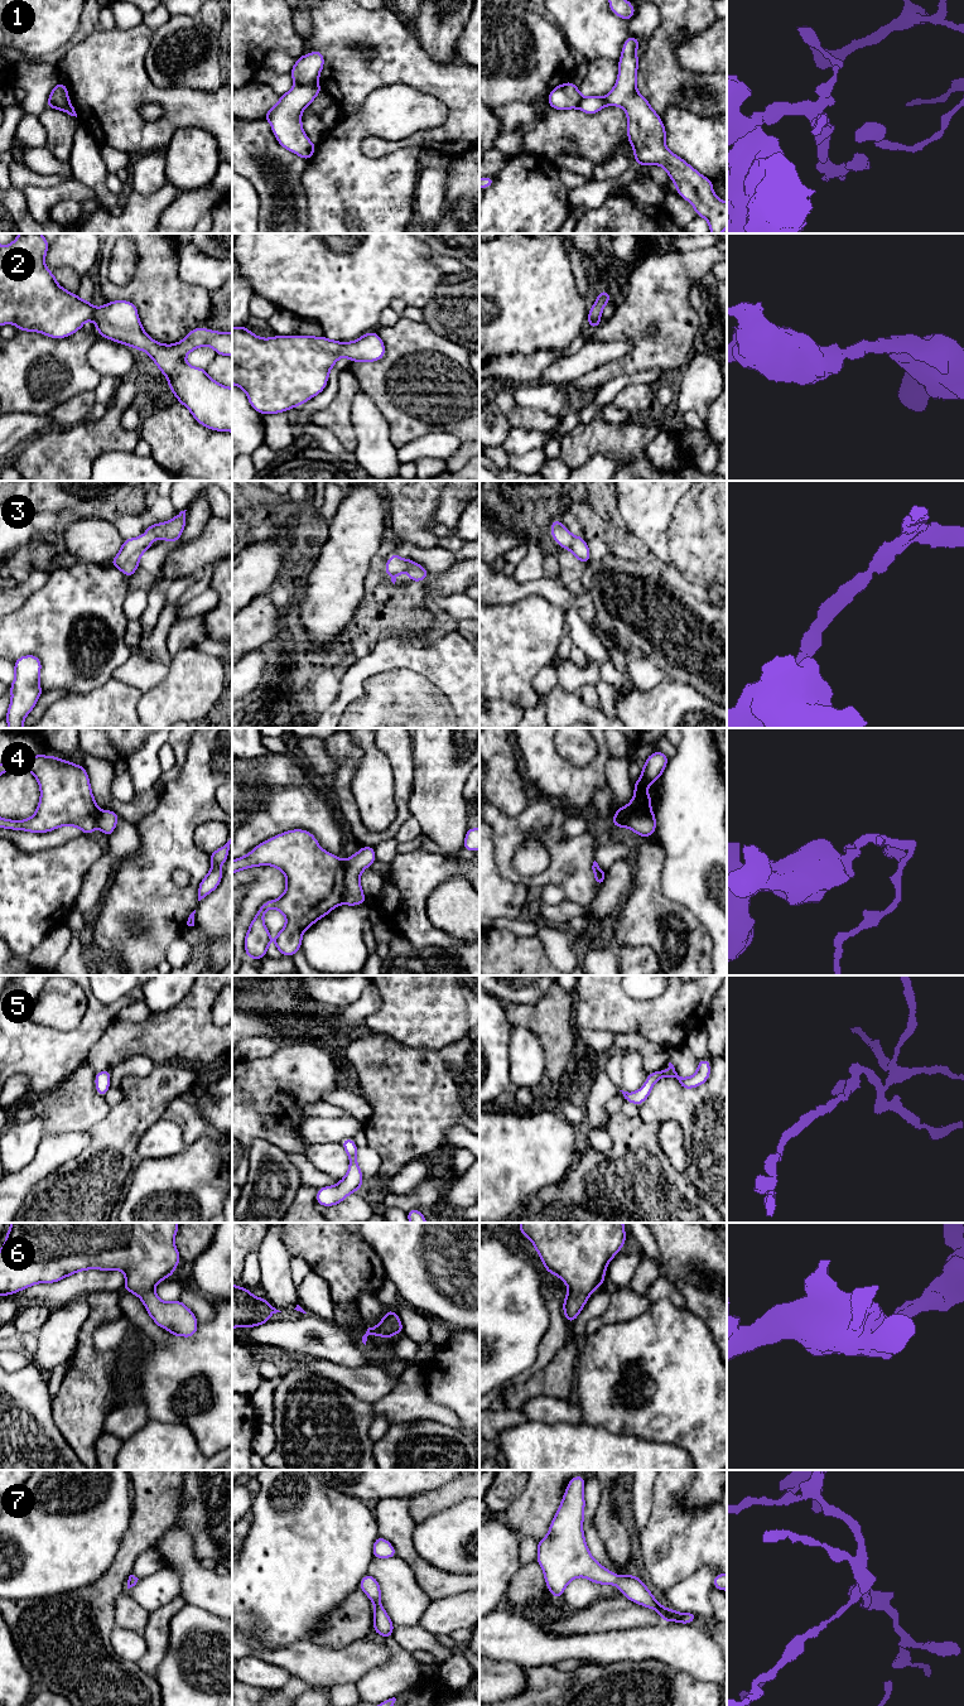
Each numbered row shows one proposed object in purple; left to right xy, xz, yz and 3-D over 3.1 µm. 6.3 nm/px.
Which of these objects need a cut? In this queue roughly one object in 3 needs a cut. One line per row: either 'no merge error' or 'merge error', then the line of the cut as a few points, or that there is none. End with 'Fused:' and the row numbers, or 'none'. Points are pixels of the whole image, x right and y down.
1: merge error | xy (70, 101), (64, 105), (48, 104)
2: no merge error | no cut
3: no merge error | no cut
4: merge error | xz (345, 862), (345, 888), (341, 902)
5: no merge error | no cut
6: no merge error | no cut
7: no merge error | no cut
Fused: 1, 4

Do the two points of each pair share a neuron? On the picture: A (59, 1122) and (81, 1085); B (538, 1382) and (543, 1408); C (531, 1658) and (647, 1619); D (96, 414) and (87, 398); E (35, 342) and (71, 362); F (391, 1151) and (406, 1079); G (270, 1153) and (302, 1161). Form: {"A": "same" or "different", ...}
{"A": "same", "B": "different", "C": "different", "D": "different", "E": "same", "F": "same", "G": "different"}

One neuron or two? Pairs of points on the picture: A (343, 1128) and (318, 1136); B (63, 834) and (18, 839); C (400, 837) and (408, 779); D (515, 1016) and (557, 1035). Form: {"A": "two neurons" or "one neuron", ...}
{"A": "one neuron", "B": "one neuron", "C": "two neurons", "D": "one neuron"}

